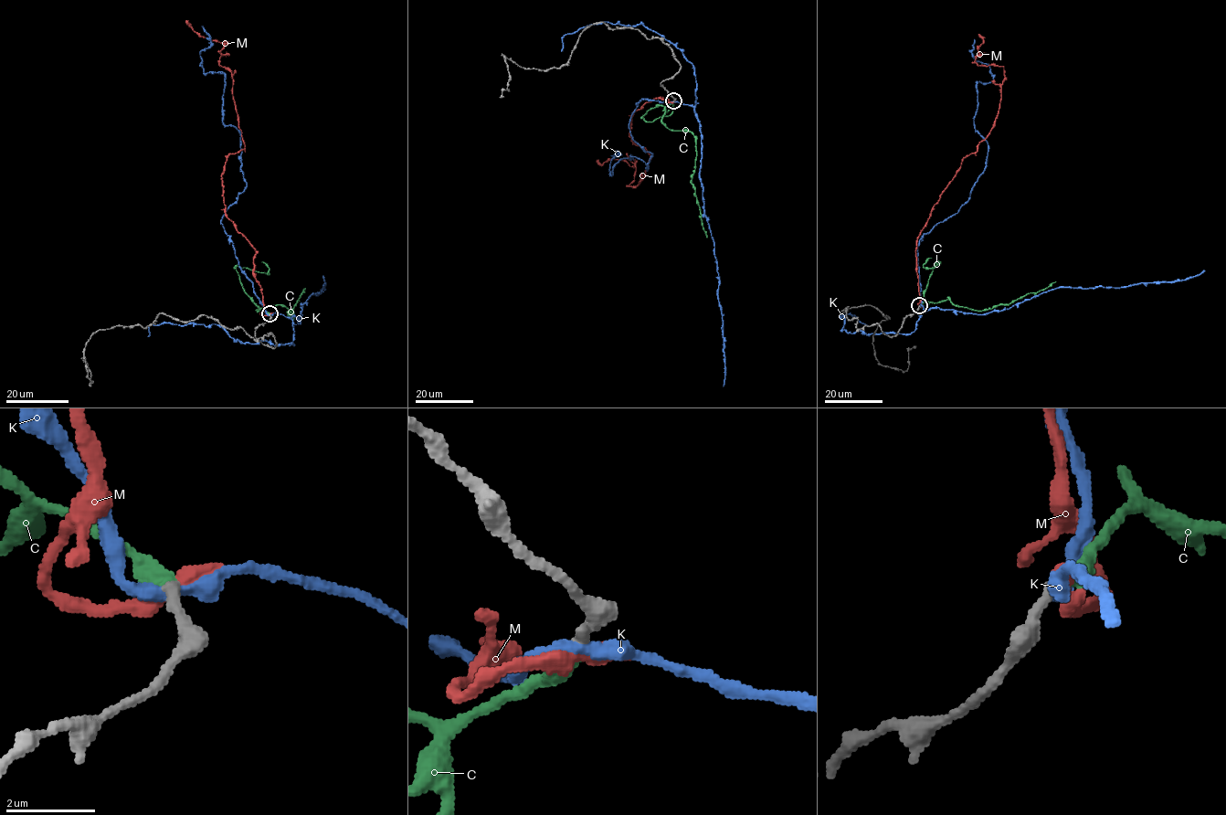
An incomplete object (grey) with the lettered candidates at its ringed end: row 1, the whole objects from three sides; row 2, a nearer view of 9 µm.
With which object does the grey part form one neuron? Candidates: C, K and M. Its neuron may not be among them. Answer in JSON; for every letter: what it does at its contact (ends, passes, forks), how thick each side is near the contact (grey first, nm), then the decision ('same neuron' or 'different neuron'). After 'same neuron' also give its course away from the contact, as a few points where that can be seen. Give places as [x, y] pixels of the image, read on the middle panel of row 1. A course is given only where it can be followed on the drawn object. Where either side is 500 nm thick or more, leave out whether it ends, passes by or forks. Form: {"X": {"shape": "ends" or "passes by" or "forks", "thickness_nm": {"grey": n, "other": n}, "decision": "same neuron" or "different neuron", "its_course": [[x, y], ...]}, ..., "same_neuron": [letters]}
{"C": {"shape": "ends", "thickness_nm": {"grey": 240, "other": 380}, "decision": "same neuron", "its_course": [[673, 101], [666, 107], [662, 121], [670, 130], [689, 131], [694, 136], [695, 167], [691, 183], [707, 238]]}, "K": {"shape": "passes by", "thickness_nm": {"grey": 260, "other": 340}, "decision": "different neuron"}, "M": {"shape": "ends", "thickness_nm": {"grey": 260, "other": 480}, "decision": "different neuron"}, "same_neuron": ["C"]}

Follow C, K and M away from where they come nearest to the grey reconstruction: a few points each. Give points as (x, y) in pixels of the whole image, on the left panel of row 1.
C: (269, 313), (260, 309), (257, 311), (283, 305), (292, 313), (292, 319), (288, 312), (292, 312), (305, 288)
K: (269, 314), (221, 224), (246, 183), (240, 132), (222, 121), (225, 75), (201, 65), (210, 46), (201, 26)
M: (270, 314), (255, 250), (226, 209), (223, 166), (244, 146), (219, 64), (227, 42), (185, 20)

